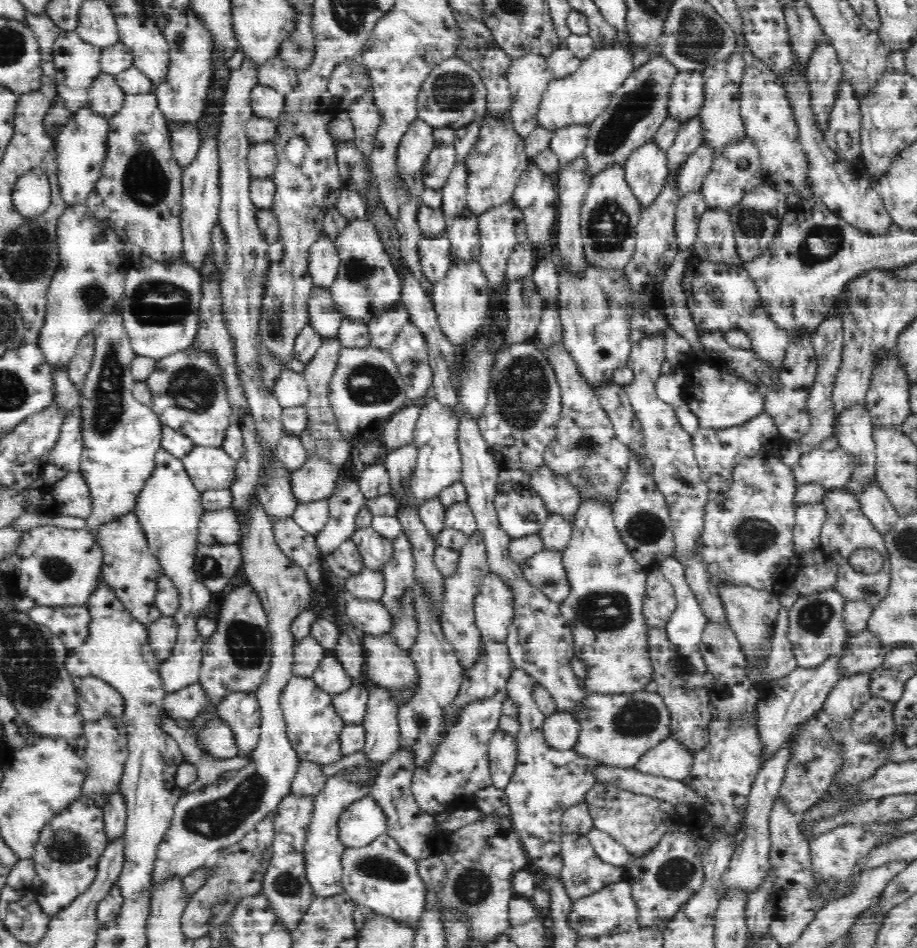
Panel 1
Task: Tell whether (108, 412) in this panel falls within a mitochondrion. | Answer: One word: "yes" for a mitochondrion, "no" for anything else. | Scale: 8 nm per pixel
yes

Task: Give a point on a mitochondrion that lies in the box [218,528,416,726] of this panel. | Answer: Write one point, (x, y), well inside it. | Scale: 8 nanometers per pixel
(246, 642)

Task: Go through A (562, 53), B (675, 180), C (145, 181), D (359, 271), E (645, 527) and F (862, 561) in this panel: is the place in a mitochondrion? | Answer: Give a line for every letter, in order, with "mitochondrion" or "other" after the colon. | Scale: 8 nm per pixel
A: other
B: other
C: mitochondrion
D: mitochondrion
E: mitochondrion
F: mitochondrion

